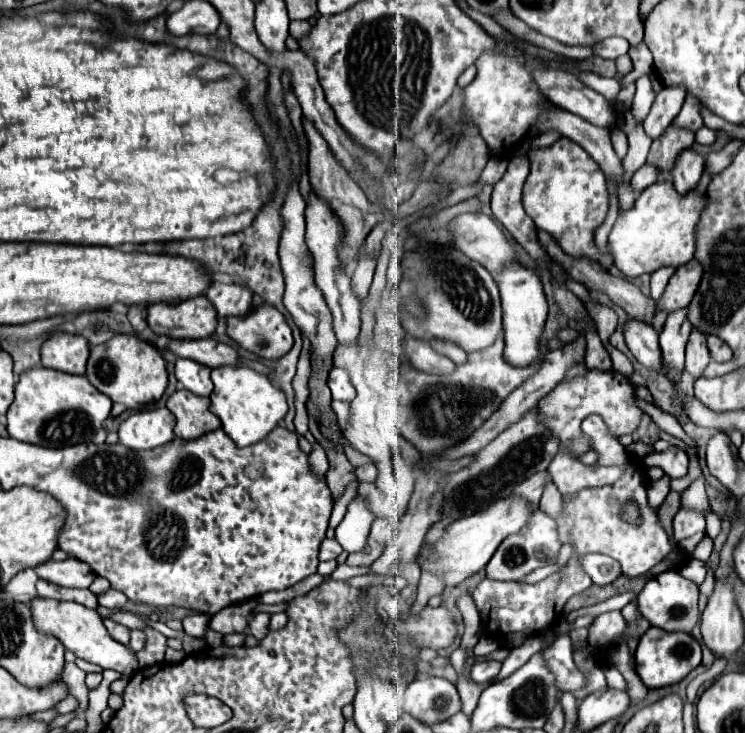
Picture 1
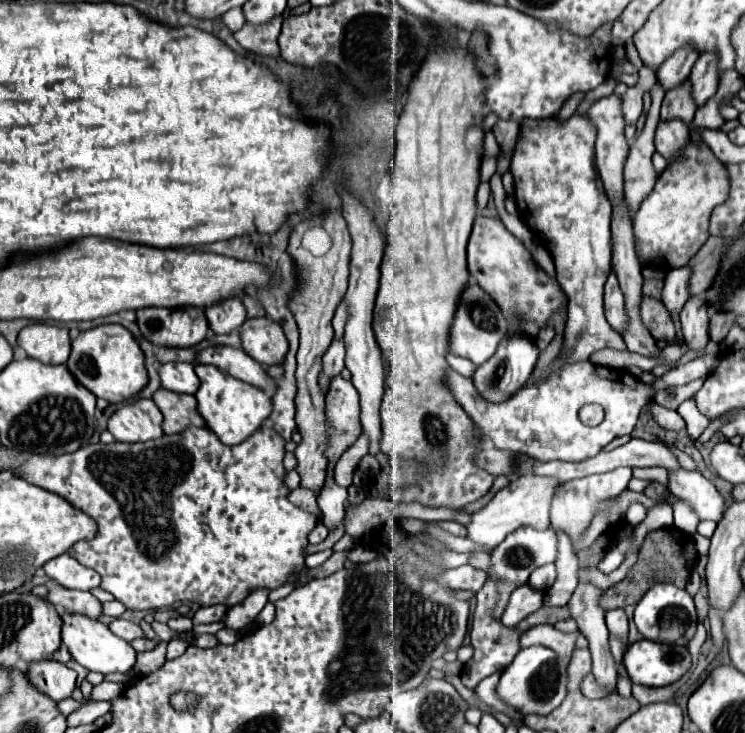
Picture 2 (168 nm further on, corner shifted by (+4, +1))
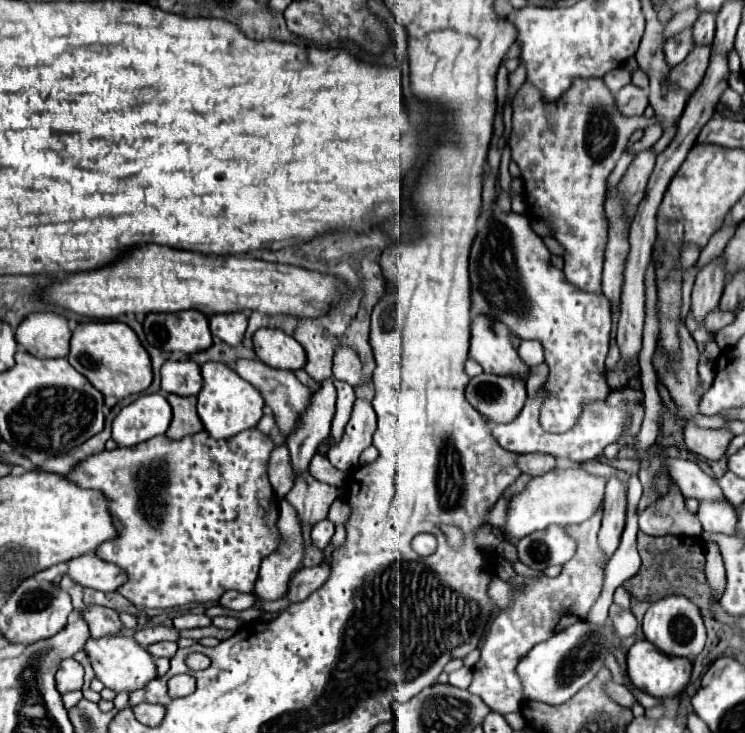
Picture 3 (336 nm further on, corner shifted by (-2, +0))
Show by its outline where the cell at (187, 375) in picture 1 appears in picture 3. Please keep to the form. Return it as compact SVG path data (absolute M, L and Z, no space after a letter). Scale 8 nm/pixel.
M166 361L162 365L162 391L174 395L198 395L200 389L202 375L194 361Z

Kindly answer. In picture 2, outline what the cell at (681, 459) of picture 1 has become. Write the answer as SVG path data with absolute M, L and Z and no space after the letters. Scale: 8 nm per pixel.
M680 468L670 474L668 490L680 500L684 500L698 514L700 520L722 520L724 498L716 490L716 486L702 474Z

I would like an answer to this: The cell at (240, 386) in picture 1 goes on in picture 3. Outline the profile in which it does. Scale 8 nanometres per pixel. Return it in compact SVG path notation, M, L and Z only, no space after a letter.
M204 363L200 367L204 387L198 393L198 415L204 423L204 429L214 437L214 439L226 439L234 437L246 429L252 429L258 425L258 421L264 415L264 399L260 391L244 381L234 369L230 369L224 363Z

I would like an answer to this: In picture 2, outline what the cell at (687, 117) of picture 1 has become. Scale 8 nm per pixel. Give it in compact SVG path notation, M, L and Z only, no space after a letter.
M716 52L700 54L700 58L696 60L696 64L692 68L692 74L690 74L692 96L694 96L698 106L702 106L710 96L716 94L718 80L720 80L720 72L718 72Z

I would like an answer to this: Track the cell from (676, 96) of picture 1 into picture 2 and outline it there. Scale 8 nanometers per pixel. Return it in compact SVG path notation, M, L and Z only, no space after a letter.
M682 46L672 56L668 56L658 70L658 80L662 82L664 90L676 88L676 84L686 80L690 76L692 64L698 60L698 56L700 54L696 54L696 50L692 46Z

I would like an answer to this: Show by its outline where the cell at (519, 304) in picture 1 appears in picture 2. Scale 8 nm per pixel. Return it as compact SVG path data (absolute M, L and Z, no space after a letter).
M516 332L508 334L504 338L504 344L500 344L500 348L496 350L496 354L488 362L484 362L484 366L478 366L478 370L472 376L472 382L484 400L504 402L528 382L536 366L536 360L538 360L538 348L534 346L530 338L526 338L524 334L516 334Z

